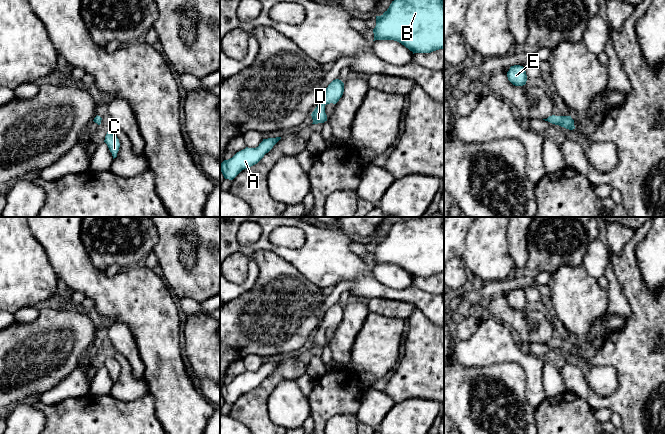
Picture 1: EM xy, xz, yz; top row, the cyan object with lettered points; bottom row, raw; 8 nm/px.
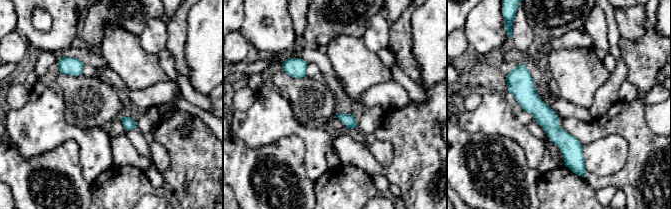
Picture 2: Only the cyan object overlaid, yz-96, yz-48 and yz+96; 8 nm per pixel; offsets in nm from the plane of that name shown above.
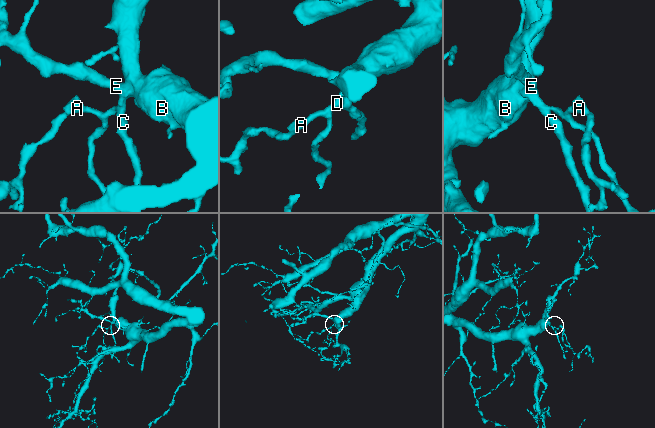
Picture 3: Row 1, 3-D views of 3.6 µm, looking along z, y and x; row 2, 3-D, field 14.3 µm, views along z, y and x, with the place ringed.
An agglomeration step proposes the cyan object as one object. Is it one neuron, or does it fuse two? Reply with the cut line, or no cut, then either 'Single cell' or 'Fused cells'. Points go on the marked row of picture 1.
No split. Single cell

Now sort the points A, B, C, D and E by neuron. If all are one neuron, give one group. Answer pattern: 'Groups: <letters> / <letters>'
Groups: A B C D E

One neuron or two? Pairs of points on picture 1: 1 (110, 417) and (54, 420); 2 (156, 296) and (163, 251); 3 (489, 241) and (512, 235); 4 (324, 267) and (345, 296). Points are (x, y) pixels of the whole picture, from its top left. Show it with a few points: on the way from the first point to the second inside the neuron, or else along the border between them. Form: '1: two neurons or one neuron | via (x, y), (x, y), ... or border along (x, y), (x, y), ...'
1: one neuron | via (96, 417), (92, 420), (68, 420)
2: two neurons | border along (161, 277), (171, 292)
3: two neurons | border along (507, 227), (508, 253), (513, 259)
4: two neurons | border along (348, 291), (352, 296)

